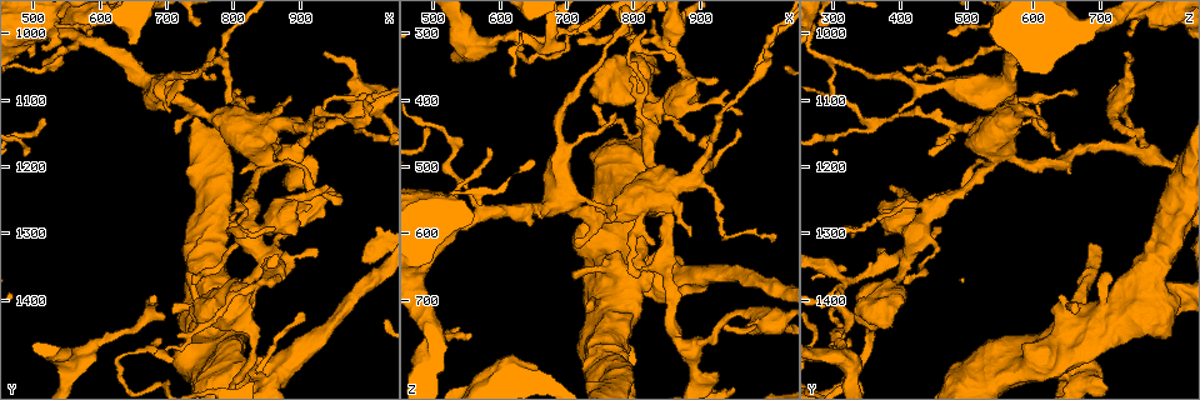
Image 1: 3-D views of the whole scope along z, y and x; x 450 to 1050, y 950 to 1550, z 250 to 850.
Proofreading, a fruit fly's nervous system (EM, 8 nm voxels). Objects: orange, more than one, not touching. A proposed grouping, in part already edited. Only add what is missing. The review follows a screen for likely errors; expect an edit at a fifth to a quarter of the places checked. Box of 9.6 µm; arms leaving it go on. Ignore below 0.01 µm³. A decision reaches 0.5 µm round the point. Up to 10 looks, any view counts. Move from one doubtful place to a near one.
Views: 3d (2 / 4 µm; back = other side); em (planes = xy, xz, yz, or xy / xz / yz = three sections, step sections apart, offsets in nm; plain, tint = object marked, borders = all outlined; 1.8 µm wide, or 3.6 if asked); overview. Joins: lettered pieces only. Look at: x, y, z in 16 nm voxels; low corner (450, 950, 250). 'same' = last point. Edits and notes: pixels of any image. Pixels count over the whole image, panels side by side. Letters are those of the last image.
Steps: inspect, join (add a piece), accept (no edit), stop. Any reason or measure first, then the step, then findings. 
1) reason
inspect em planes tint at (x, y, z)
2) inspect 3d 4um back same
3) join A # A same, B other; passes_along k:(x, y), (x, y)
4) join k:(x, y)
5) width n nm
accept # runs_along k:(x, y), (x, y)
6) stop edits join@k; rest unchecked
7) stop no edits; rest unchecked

calibre changes
inspect em 3.6um planes tint at (705, 1090, 560)

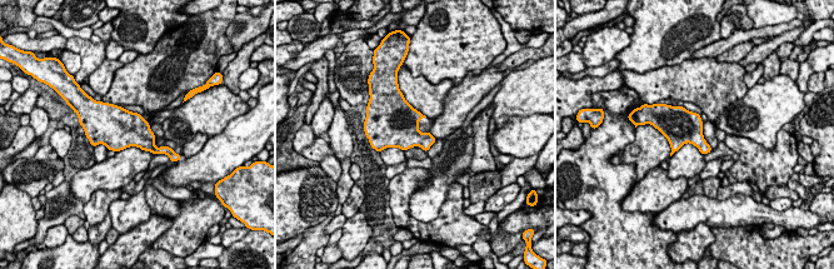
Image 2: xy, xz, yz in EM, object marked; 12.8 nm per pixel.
inspect em 3.6um planes borders same

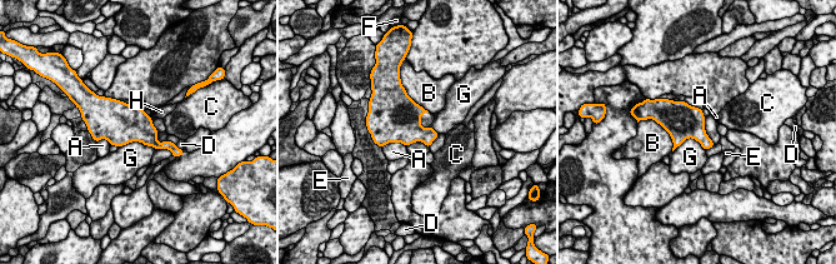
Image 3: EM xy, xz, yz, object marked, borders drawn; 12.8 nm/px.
accept # A other, B other, C other, D other, E other, F other, G other, H other; border 3:(119, 147), (141, 142), (156, 149); no lettered piece goes on from it

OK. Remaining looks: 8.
inspect 3d 4um at (700, 1425, 315)

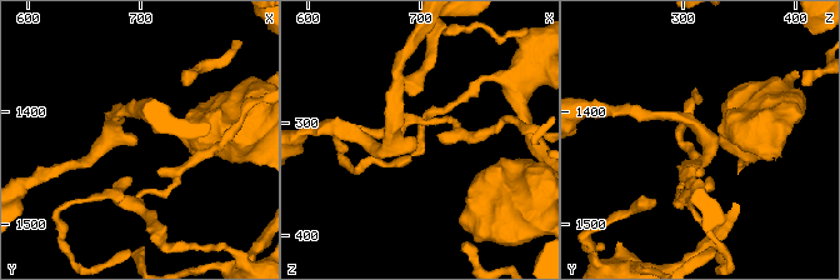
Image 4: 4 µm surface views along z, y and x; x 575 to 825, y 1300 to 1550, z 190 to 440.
arm_widths 180, 190 nm; need the tissue
inspect em planes borders at (696, 1424, 314)

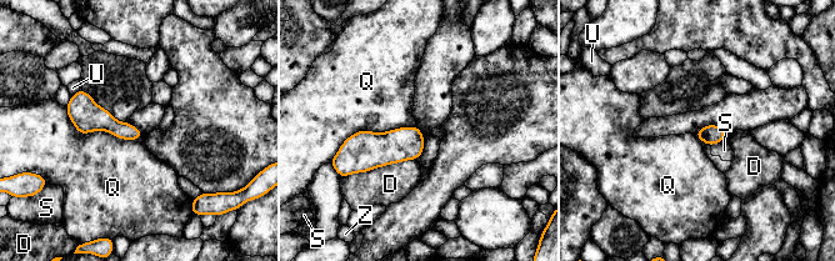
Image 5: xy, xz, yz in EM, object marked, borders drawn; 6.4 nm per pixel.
longest_contact Q 550 nm
accept # D other, Q other, S other, U other, Z other; border 5:(64, 106), (81, 134), (141, 139); none of them fits

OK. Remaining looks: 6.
thin end
inspect 3d 4um at (720, 1420, 670)

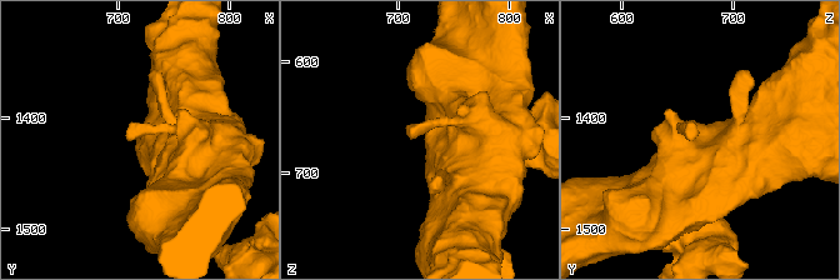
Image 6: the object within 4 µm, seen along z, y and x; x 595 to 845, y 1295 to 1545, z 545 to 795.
need the tissue
inspect em xy step 8 tint at (720, 1420, 664)

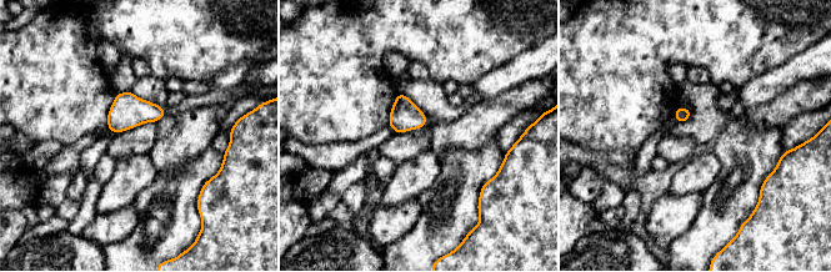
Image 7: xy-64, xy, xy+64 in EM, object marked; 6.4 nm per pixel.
inspect em planes borders same

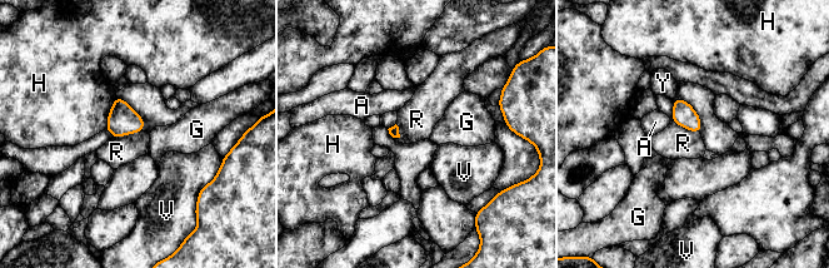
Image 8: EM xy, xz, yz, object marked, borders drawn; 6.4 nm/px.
accept # A other, G other, H other, R other, V other, Y other; border 8:(141, 130), (113, 138); none of them fits

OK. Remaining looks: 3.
thick end
inspect em 3.6um planes tint at (830, 1520, 630)

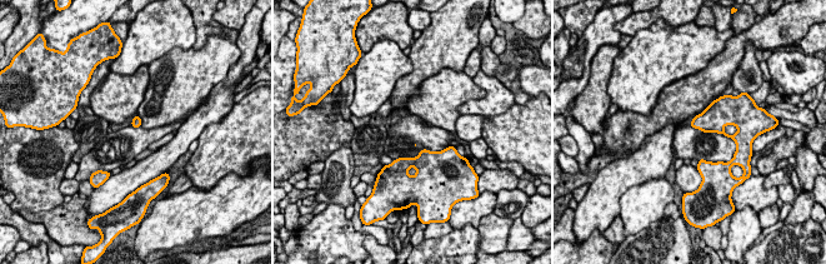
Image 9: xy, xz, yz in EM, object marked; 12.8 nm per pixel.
see the neighbours
inspect em 3.6um planes borders same

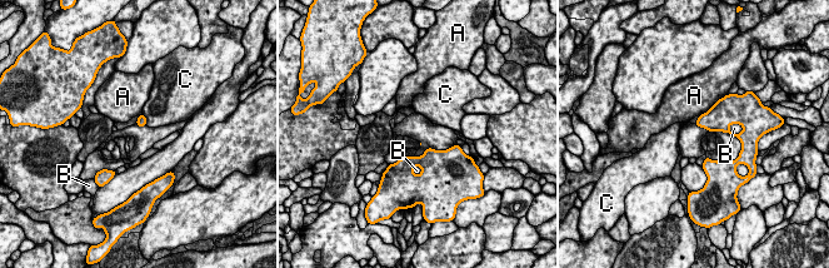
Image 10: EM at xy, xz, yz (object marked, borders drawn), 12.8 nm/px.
accept # A other, B other, C other; border 10:(143, 113), (146, 124); no lettered piece goes on from it

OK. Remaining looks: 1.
stop no edits; rest unchecked

